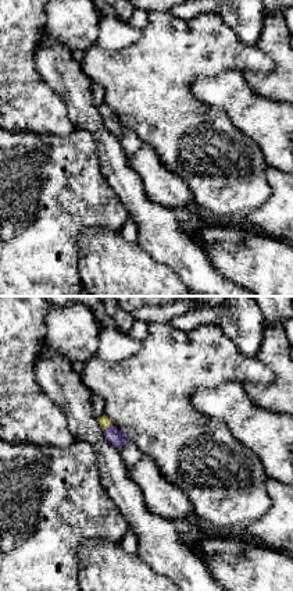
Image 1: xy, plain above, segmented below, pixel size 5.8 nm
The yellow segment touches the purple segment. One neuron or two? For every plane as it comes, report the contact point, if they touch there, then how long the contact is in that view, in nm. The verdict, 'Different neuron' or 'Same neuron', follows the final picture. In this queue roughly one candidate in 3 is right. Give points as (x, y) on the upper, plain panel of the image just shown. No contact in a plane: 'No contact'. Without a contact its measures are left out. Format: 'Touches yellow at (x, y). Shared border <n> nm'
Touches yellow at (107, 114). Shared border 70 nm

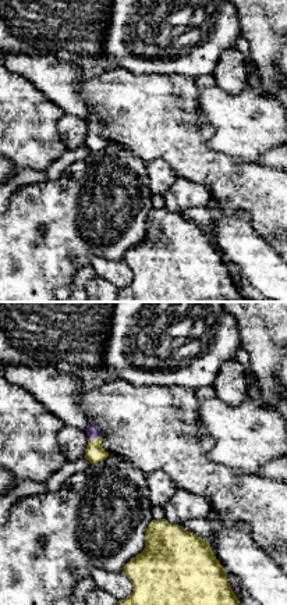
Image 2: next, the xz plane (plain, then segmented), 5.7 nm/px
Touches yellow at (94, 128). Shared border 70 nm

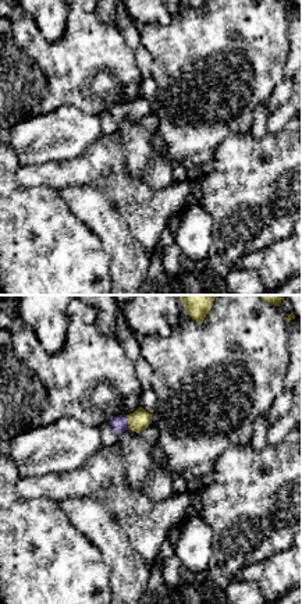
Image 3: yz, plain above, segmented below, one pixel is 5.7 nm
Touches yellow at (128, 110). Shared border 80 nm

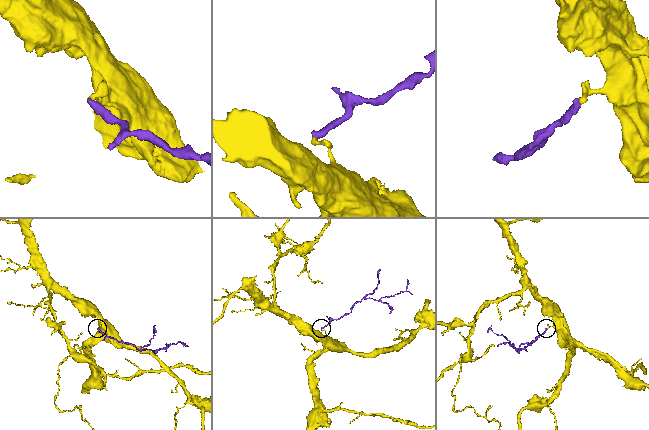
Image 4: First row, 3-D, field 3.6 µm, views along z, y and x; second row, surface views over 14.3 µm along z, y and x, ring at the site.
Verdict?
Same neuron

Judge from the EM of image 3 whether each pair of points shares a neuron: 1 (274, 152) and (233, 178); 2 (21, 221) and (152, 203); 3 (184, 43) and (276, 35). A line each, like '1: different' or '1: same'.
1: same
2: different
3: same

